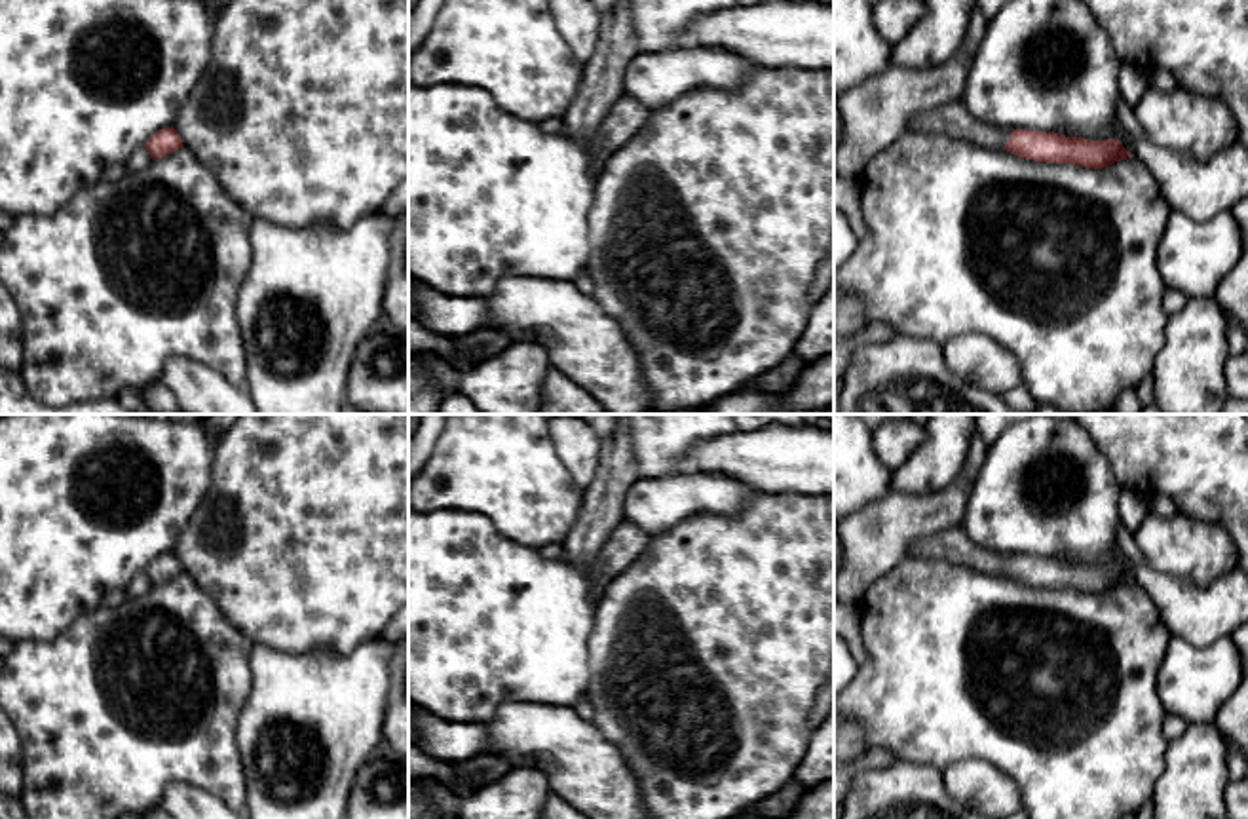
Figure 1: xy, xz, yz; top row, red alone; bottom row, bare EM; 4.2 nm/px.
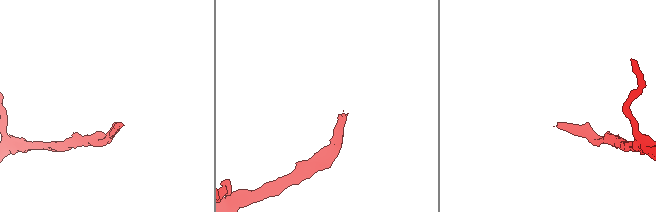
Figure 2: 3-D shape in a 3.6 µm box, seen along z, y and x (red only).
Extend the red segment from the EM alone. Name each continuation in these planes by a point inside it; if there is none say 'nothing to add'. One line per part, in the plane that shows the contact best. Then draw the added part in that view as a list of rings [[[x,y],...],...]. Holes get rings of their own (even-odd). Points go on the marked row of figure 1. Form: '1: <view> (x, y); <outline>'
1: yz (954, 120); [[[961,99],[916,114],[906,129],[946,135],[997,150],[1011,139],[1011,131],[978,122]]]

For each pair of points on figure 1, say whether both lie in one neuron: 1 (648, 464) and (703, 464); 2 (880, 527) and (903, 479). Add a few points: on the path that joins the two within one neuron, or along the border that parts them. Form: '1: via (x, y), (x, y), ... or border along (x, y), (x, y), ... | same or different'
1: border along (711, 438), (696, 443), (679, 460), (675, 470) | different
2: border along (891, 487), (912, 495), (941, 491) | different

